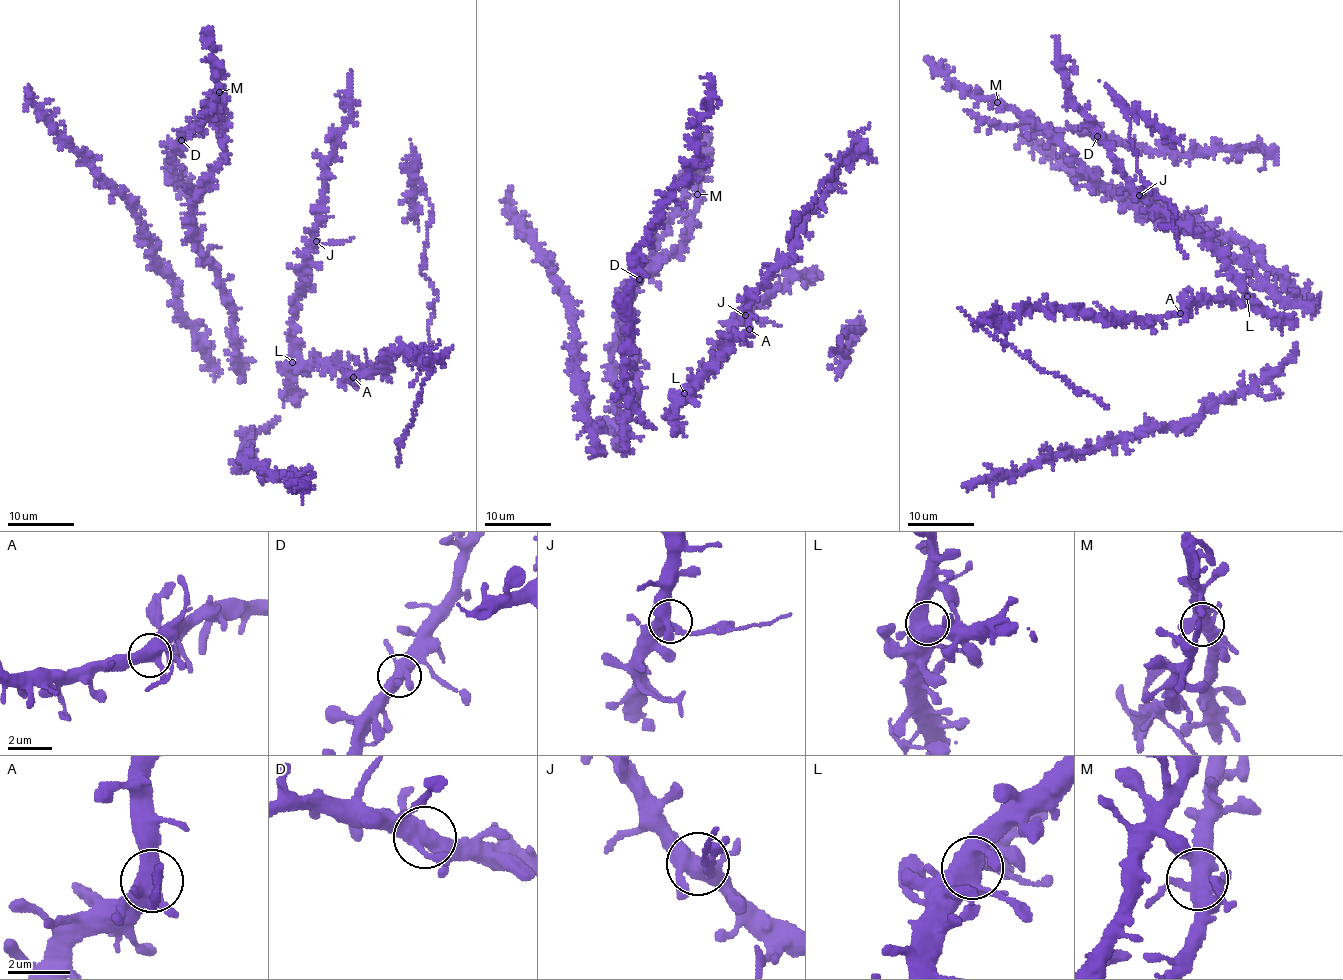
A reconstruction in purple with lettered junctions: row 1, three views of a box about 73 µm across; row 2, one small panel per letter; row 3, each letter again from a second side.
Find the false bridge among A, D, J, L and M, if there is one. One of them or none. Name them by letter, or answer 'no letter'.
no letter

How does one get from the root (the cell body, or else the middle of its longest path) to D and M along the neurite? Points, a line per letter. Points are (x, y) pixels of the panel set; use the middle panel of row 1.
D: (636, 389), (625, 323), (629, 286), (680, 248), (690, 213), (683, 205), (638, 279)
M: (636, 389), (636, 369), (629, 354), (625, 323), (629, 286), (680, 248), (697, 194)

